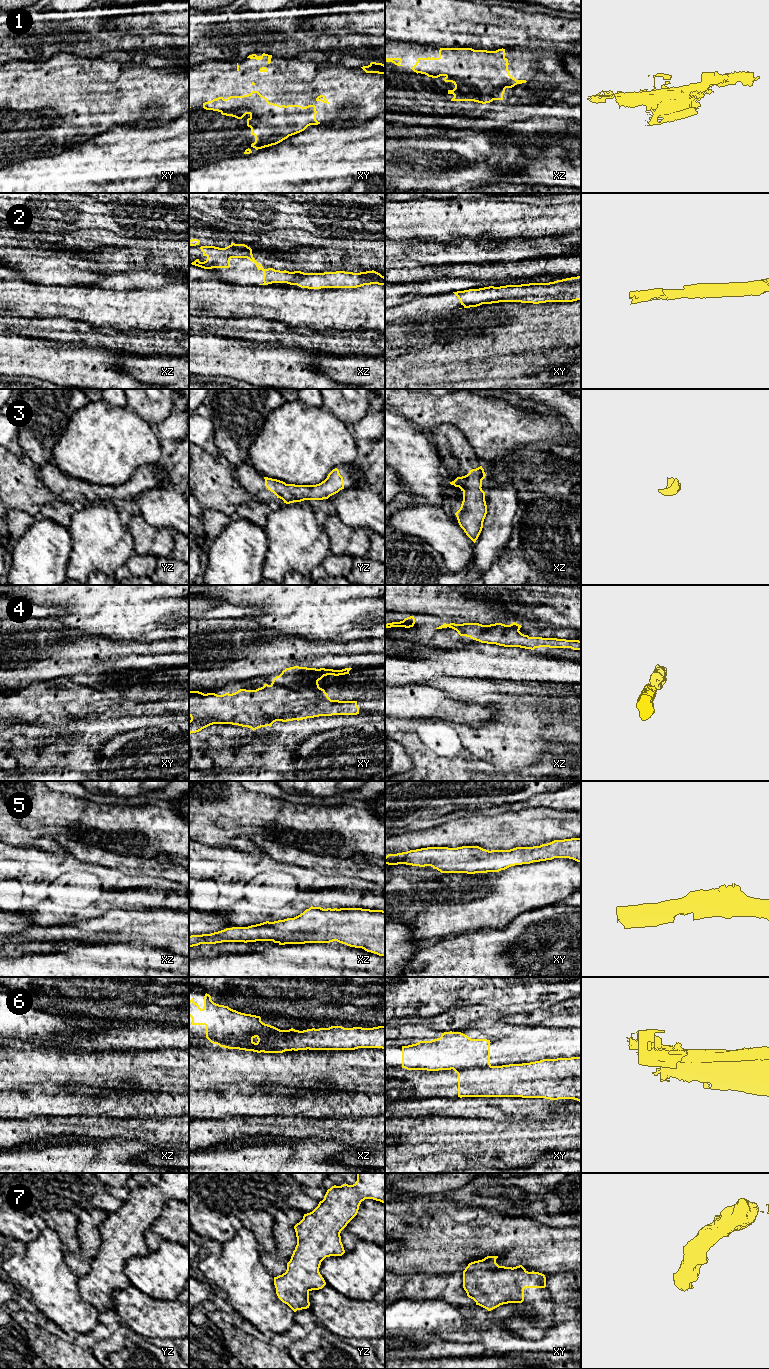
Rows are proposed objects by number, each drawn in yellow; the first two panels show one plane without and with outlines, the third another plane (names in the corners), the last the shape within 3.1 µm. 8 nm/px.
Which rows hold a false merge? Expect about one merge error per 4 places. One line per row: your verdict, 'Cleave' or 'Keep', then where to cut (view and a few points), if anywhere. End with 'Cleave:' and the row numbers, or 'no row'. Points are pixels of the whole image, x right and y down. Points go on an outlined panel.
1: Keep. No split
2: Keep. No split
3: Keep. No split
4: Keep. No split
5: Keep. No split
6: Cleave. Split along xz (285, 1031), (281, 1036), (262, 1036), (258, 1042)
7: Keep. No split
Cleave: 6

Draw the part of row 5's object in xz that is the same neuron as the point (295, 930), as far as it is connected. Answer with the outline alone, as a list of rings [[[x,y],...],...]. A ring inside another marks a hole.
[[[311,906],[294,918],[263,922],[248,927],[232,927],[211,934],[189,936],[189,947],[222,942],[273,941],[279,945],[330,943],[337,941],[350,947],[385,956],[385,911],[362,908],[327,908]]]

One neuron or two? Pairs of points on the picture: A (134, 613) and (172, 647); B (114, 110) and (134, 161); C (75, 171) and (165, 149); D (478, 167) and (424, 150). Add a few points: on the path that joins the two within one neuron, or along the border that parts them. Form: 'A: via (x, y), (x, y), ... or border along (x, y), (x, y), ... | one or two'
A: border along (178, 637), (151, 640), (144, 643) | two
B: border along (143, 127), (114, 124), (98, 134) | two
C: via (97, 171), (118, 171), (126, 163), (143, 157) | one
D: via (465, 162), (437, 162) | one

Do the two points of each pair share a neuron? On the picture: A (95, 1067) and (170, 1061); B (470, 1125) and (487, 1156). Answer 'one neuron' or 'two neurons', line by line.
A: one neuron
B: one neuron

